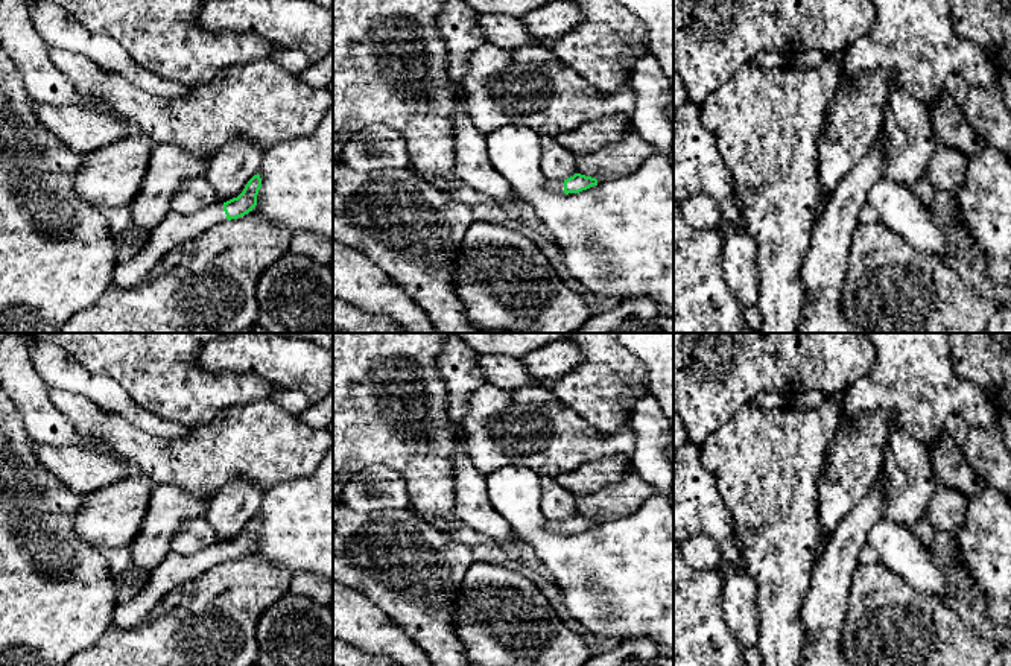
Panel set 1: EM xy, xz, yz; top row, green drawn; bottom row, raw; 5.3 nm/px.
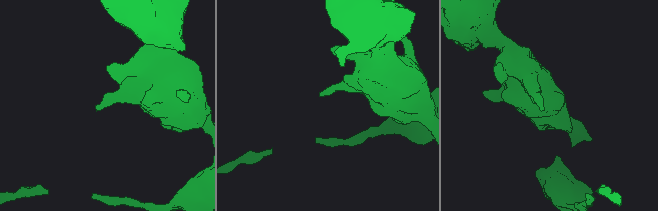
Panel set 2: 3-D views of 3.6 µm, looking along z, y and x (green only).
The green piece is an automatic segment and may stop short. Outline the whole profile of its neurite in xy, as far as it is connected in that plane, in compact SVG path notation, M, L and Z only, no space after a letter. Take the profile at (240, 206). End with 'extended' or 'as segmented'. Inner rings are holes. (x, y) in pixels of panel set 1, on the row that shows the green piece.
M254 175L243 192L227 202L217 202L192 216L170 211L149 234L149 242L131 258L120 260L114 269L109 287L131 287L140 284L158 260L182 242L196 237L208 228L242 217L257 205L261 187L260 175Z; extended

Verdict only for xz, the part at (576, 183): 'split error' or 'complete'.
split error

